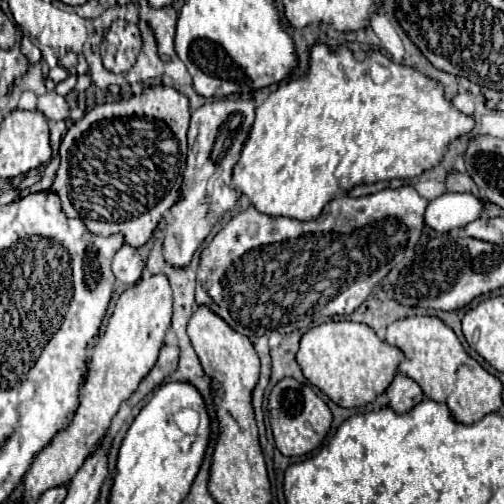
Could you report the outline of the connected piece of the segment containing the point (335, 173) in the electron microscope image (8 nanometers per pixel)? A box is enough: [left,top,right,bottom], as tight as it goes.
[231,45,473,221]

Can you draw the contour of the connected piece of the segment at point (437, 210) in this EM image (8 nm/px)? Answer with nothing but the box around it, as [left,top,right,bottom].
[425,193,487,233]

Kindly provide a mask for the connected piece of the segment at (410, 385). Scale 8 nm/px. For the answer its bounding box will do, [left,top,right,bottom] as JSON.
[387,375,423,413]

